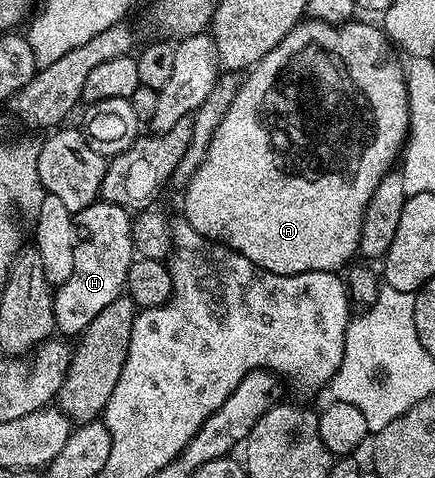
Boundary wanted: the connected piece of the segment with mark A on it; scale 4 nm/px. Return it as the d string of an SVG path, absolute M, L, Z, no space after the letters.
M303 20L268 52L241 79L236 96L224 112L224 120L216 128L212 140L206 149L206 159L196 168L196 172L185 183L186 195L182 198L184 221L192 224L200 236L220 242L237 254L243 254L252 264L264 268L273 274L303 274L304 272L324 272L325 270L341 271L341 266L358 254L360 228L364 220L364 212L372 192L380 184L386 174L391 173L390 166L399 161L410 133L410 109L408 108L408 92L403 63L394 59L395 47L387 37L386 31L373 26L370 22L351 20L341 24Z

